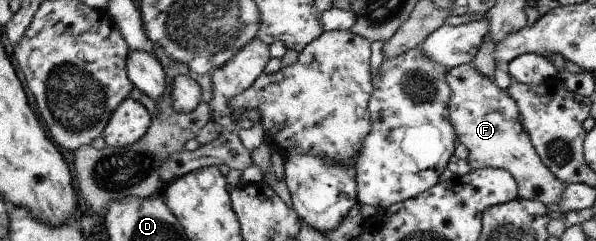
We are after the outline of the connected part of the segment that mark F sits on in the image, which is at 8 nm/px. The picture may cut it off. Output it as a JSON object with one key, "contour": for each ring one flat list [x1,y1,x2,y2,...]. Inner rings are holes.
{"contour":[[469,64,450,68,446,81,451,87,449,118,457,133,457,143,468,148,466,160,471,169,500,168,509,171,516,180,520,198,538,200,546,205,559,204,566,184,562,183,538,157,522,127,516,102,496,86,493,80,472,70]]}

